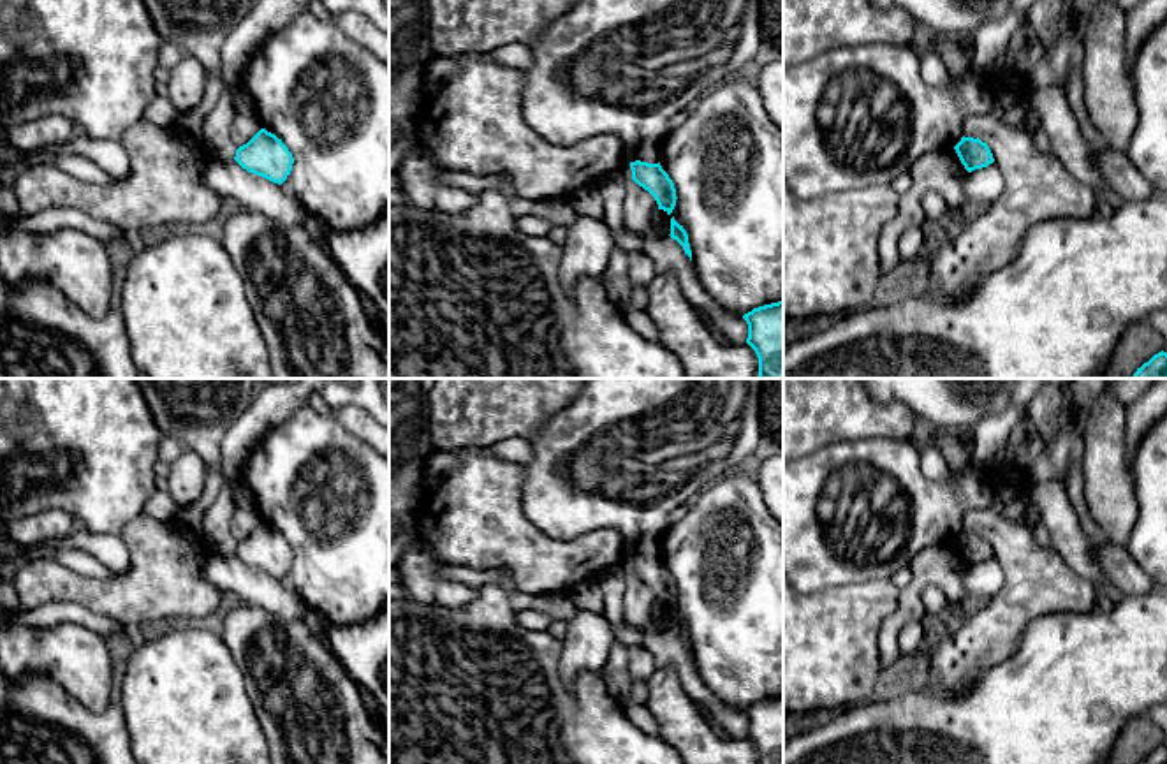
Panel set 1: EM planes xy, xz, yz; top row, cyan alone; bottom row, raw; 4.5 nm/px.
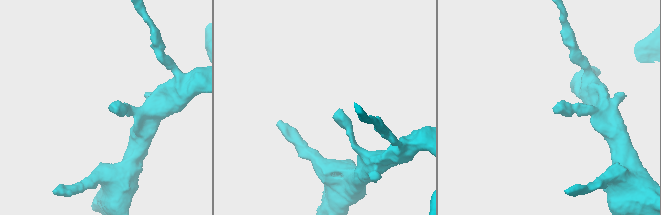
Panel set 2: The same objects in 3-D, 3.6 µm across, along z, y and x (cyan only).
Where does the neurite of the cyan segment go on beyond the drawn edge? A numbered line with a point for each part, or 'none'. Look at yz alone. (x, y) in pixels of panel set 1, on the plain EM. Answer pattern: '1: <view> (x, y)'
none

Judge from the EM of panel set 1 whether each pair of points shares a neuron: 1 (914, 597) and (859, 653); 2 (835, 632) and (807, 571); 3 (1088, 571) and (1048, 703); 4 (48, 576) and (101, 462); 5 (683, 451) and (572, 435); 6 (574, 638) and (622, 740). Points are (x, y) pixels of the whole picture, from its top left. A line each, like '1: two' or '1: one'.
1: two
2: two
3: two
4: two
5: one
6: two

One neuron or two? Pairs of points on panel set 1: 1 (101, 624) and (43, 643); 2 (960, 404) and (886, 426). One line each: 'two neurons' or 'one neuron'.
1: two neurons
2: two neurons

